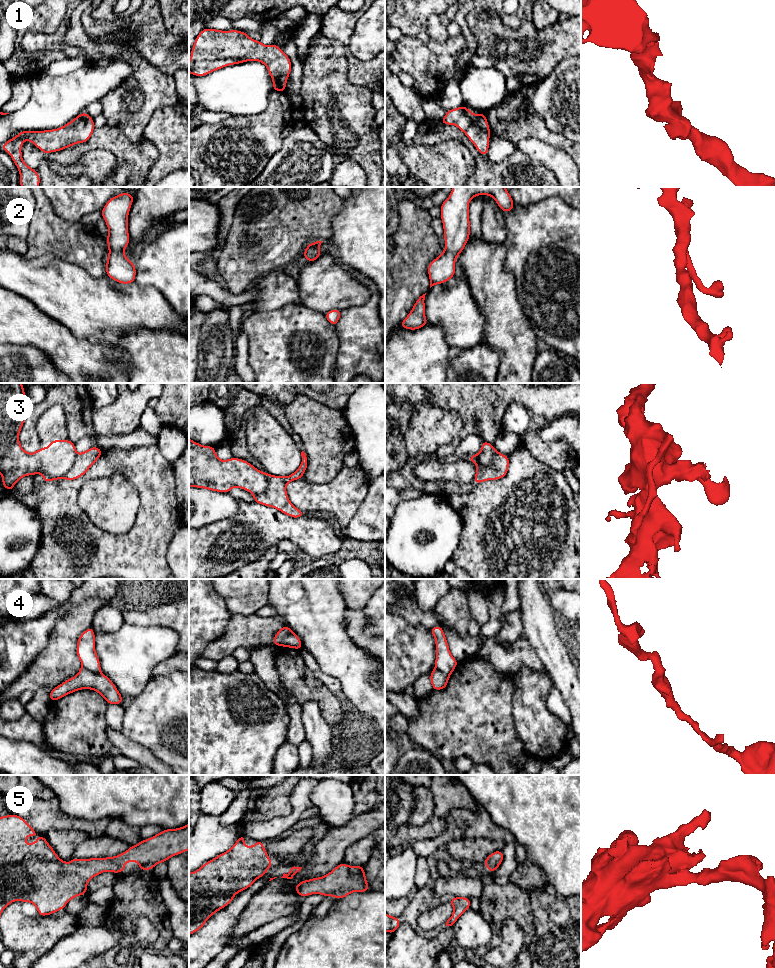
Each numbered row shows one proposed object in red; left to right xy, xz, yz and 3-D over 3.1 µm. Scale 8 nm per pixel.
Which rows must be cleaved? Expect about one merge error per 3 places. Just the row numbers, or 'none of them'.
3, 4

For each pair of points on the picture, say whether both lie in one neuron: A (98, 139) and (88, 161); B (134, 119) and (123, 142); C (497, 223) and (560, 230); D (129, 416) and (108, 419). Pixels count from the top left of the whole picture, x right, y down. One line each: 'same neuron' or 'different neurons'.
A: different neurons
B: different neurons
C: different neurons
D: same neuron

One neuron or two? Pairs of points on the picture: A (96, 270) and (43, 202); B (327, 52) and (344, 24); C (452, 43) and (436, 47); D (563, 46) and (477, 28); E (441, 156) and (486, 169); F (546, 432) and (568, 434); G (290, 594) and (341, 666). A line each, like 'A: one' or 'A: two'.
A: one
B: two
C: one
D: one
E: two
F: one
G: one

